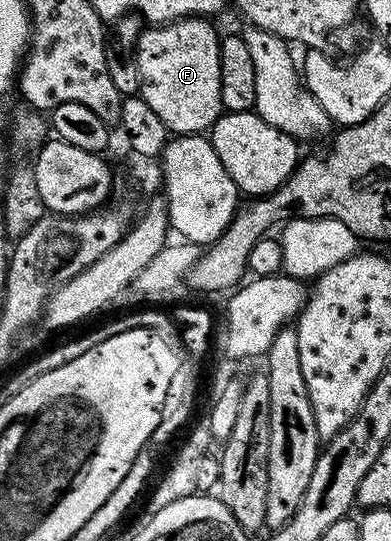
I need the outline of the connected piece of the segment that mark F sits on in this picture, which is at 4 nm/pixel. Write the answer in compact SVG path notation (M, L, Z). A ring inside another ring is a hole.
M181 17L178 21L159 23L144 28L135 45L141 75L139 93L172 134L206 134L224 112L221 103L221 33L211 23L202 17Z

